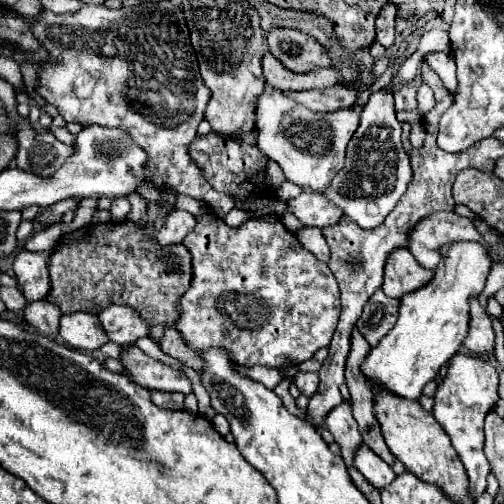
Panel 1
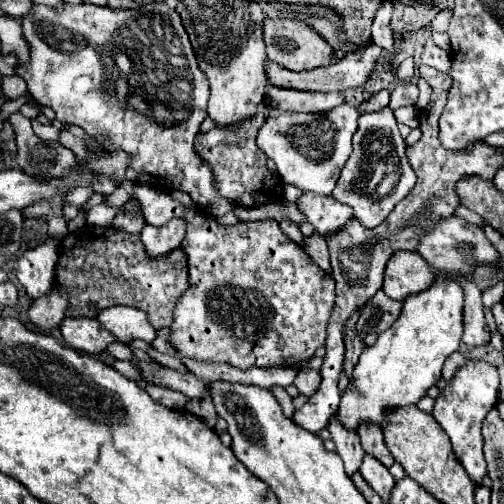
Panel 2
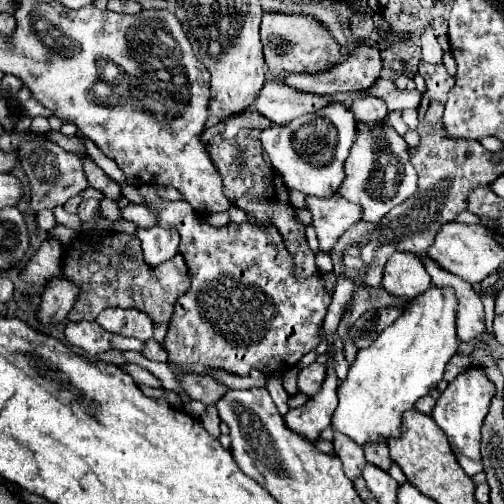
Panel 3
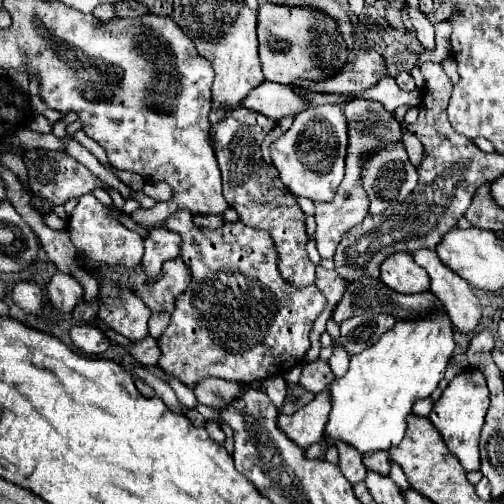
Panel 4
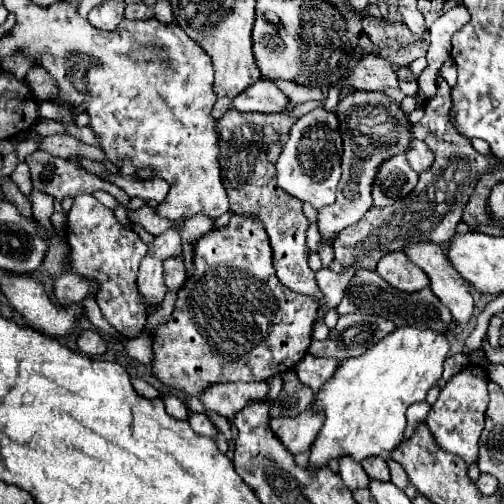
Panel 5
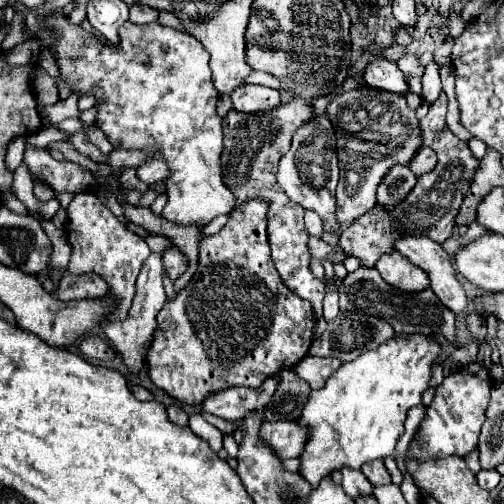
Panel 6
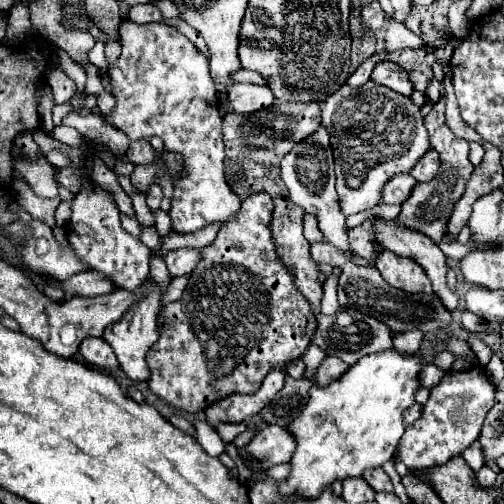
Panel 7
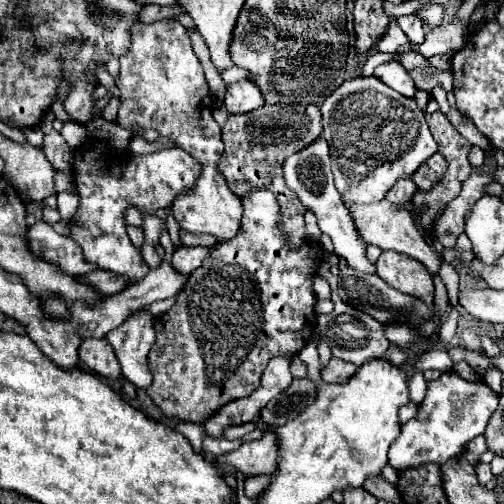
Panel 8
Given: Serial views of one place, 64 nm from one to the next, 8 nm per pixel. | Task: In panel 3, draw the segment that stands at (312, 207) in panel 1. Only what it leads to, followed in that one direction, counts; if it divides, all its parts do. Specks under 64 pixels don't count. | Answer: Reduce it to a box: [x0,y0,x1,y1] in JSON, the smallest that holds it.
[306,194,362,252]

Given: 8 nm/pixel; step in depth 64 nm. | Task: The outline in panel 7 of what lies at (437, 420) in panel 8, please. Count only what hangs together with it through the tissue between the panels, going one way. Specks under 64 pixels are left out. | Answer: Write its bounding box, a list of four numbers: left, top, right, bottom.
[394,368,494,469]

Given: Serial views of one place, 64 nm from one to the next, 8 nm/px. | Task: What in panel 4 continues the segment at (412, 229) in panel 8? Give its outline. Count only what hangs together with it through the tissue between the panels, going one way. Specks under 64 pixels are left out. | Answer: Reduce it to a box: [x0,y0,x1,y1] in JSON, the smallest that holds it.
[412,250,482,334]

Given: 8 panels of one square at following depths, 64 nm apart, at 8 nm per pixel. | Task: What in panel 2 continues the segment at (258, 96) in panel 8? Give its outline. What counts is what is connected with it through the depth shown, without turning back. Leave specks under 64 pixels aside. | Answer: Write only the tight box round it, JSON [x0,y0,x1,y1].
[268,88,346,112]

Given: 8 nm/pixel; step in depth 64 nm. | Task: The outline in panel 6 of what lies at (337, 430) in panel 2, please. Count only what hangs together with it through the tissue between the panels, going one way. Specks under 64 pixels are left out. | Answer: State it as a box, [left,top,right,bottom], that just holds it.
[342,468,372,496]

